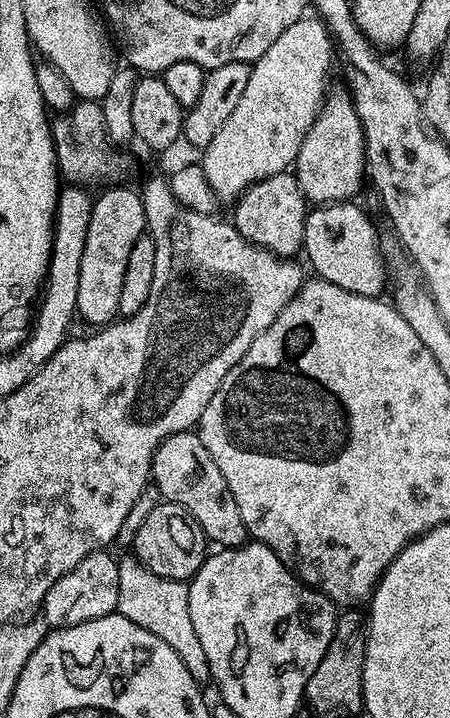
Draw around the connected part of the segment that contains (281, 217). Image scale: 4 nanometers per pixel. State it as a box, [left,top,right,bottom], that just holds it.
[231,171,310,258]

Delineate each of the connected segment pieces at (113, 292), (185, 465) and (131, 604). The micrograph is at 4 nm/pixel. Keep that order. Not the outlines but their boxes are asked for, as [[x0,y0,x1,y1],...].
[[76,186,146,326],[151,430,250,548],[118,559,209,682]]

